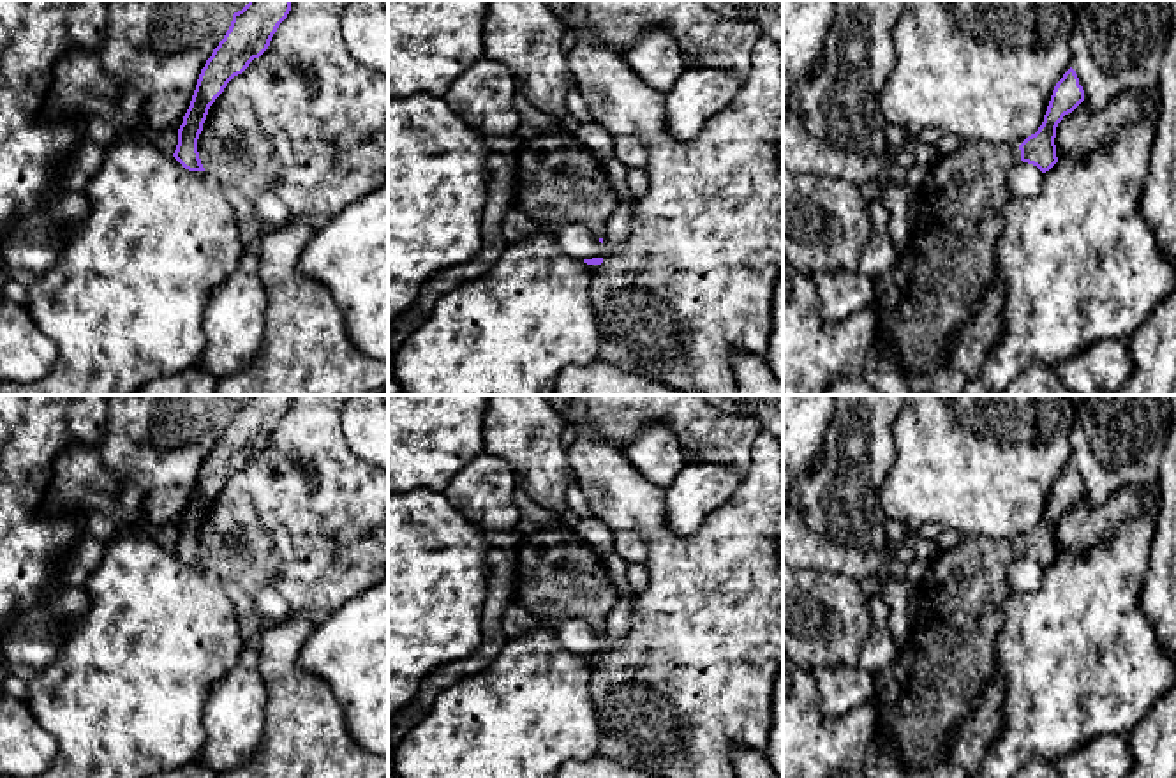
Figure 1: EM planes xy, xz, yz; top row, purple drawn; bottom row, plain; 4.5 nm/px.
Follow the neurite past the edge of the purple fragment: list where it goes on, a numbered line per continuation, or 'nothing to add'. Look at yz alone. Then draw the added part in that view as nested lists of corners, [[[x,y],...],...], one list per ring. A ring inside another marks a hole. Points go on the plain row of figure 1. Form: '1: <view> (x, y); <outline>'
1: yz (928, 690); [[[966,536],[929,561],[929,575],[915,586],[915,612],[906,649],[897,653],[873,683],[875,730],[889,743],[904,771],[947,759],[952,732],[984,700],[994,672],[994,640],[1012,587],[1009,568],[1021,557],[1019,538]]]

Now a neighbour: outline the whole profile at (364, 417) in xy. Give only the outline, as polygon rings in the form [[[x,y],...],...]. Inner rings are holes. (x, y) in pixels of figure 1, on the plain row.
[[[353,395],[342,408],[342,434],[361,460],[388,469],[388,400],[383,395]]]

